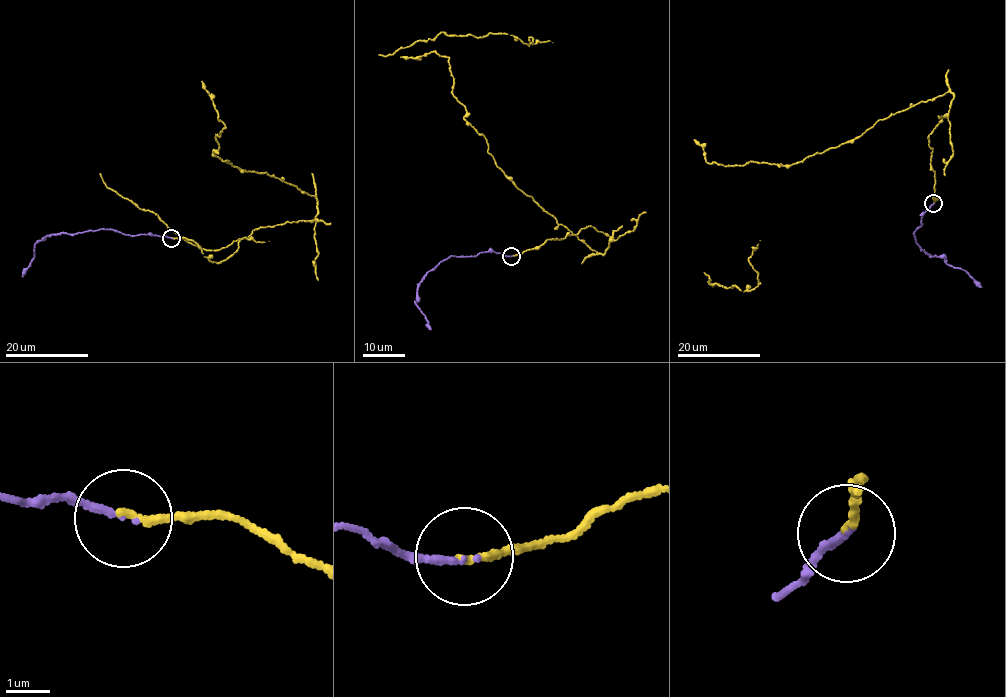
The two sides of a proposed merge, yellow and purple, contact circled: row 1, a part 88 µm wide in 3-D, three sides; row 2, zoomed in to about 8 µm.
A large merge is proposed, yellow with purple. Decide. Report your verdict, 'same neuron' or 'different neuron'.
same neuron

